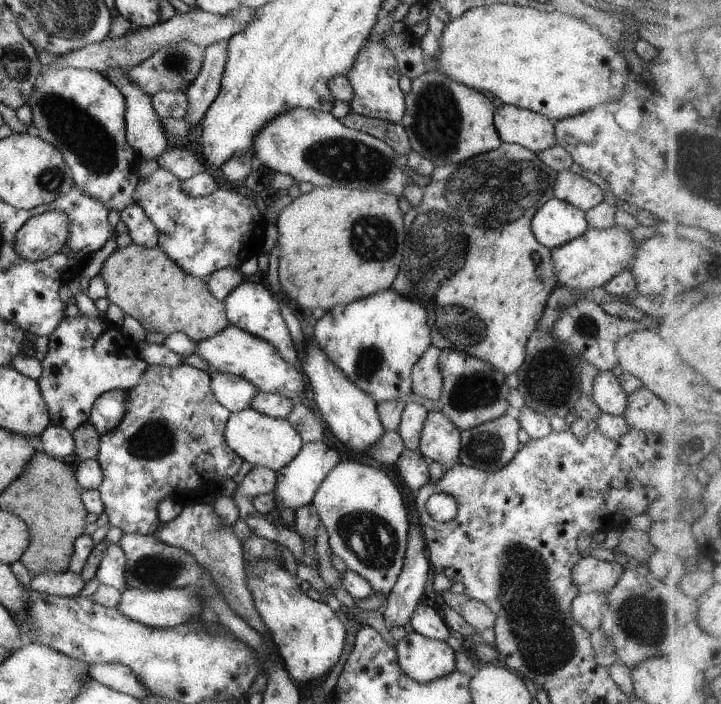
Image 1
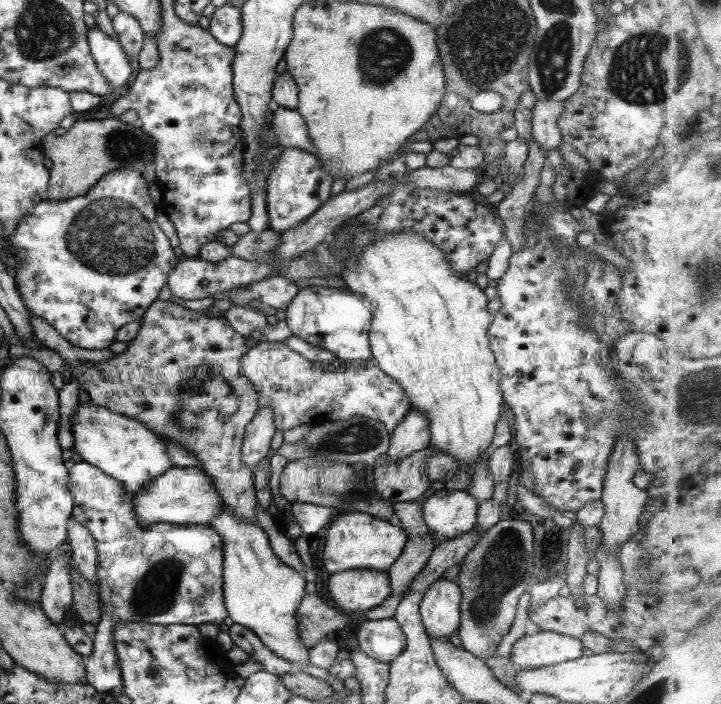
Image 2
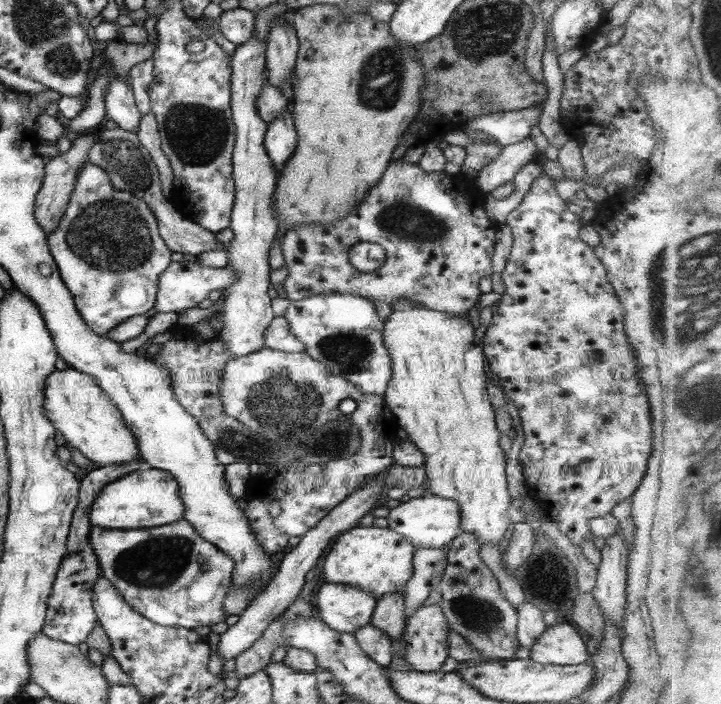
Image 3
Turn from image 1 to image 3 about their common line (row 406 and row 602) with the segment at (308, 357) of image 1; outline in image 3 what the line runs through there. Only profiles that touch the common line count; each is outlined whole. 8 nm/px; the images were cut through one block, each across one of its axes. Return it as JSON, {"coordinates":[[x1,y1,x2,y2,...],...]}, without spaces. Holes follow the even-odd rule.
{"coordinates":[[324,583,316,600,319,616,328,626,352,634,371,624,377,603,377,598,368,591,336,583]]}

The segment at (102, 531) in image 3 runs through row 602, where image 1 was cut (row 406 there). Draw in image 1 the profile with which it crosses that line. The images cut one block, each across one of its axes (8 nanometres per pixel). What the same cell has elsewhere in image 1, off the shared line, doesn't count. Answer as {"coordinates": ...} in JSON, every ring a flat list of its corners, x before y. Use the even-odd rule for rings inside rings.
{"coordinates":[[186,363,177,367,147,365,146,370,142,373,140,382,134,388,127,391,127,409,124,418,114,430,108,431,99,438,99,451,96,458,98,458,103,470,103,481,97,489,100,491,104,510,106,516,109,518,109,524,111,526,117,526,124,534,138,533,152,535,160,524,159,516,157,515,157,506,160,500,171,498,178,501,182,506,186,506,188,504,196,504,196,502,198,502,198,504,200,504,200,502,210,504,212,498,220,496,218,494,218,480,234,478,234,475,238,473,243,463,243,460,226,444,226,439,224,438,224,429,230,413,227,408,224,408,224,406,216,400,211,390,209,372,201,371]]}

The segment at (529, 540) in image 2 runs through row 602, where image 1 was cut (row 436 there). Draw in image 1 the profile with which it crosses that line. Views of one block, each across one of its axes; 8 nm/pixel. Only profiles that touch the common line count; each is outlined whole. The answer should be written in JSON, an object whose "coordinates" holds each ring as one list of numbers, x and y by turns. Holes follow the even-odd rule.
{"coordinates":[[514,413,502,415,477,427,461,431,461,451,458,463,476,467,488,472,496,472,506,466,520,450,522,443,518,439,521,426]]}

